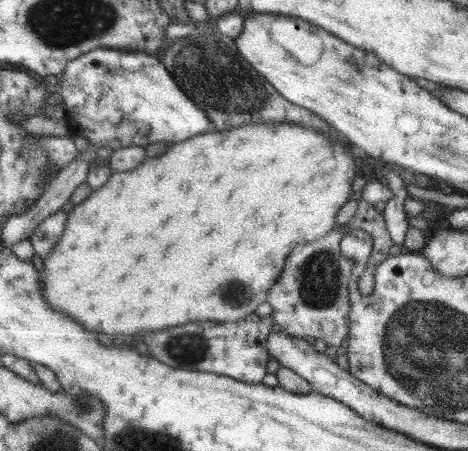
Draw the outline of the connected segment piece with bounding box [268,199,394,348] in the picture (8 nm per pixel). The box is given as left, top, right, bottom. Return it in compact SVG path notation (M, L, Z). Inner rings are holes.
M364 199L358 200L356 215L348 225L336 224L330 234L311 241L306 246L296 246L294 252L286 258L280 276L274 280L276 284L268 292L268 302L272 307L271 317L276 324L282 326L284 333L302 339L312 337L324 341L327 347L335 348L340 347L344 338L348 337L348 313L351 309L348 287L352 266L350 262L342 264L344 256L340 244L343 236L352 229L364 230L374 238L374 246L380 256L378 262L389 256L390 248L394 244L386 228L384 214Z

